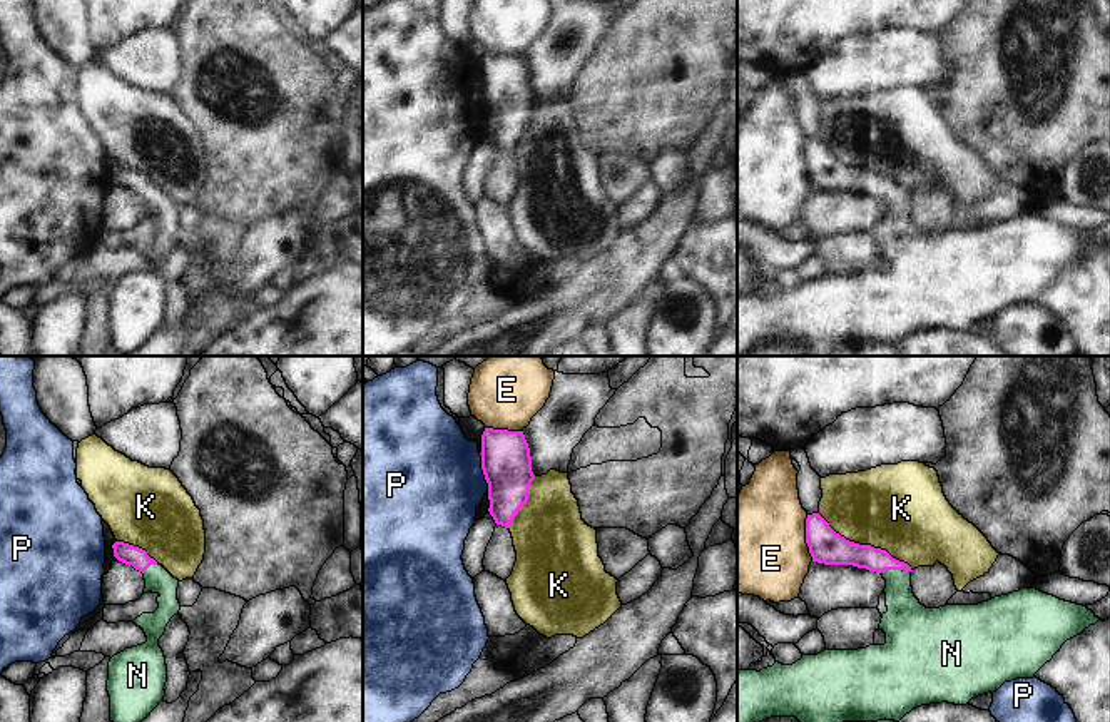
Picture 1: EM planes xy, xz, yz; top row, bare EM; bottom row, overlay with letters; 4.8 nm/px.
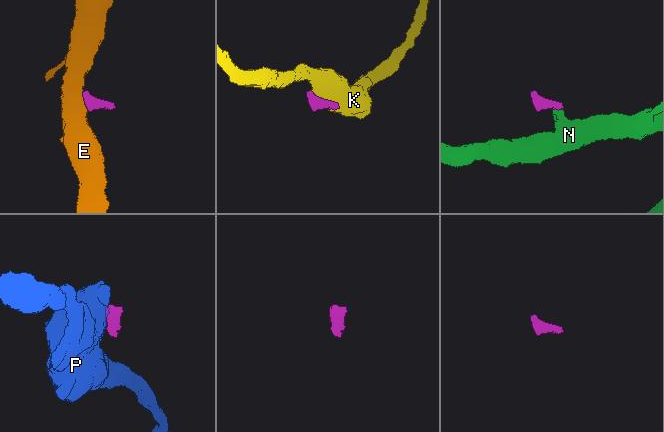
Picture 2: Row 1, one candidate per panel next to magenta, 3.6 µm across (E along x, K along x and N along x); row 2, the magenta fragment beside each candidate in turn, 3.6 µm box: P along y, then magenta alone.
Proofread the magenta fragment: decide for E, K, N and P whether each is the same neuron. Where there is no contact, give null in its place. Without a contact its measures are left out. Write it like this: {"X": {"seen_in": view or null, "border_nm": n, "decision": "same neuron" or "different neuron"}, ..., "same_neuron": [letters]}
{"E": {"seen_in": "yz", "border_nm": 220, "decision": "different neuron"}, "K": {"seen_in": "yz", "border_nm": 550, "decision": "different neuron"}, "N": {"seen_in": "yz", "border_nm": 140, "decision": "same neuron"}, "P": {"seen_in": "xz", "border_nm": 190, "decision": "different neuron"}, "same_neuron": ["N"]}

